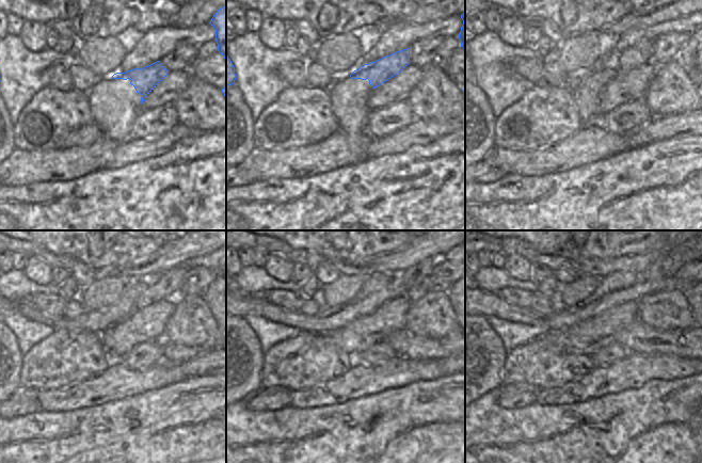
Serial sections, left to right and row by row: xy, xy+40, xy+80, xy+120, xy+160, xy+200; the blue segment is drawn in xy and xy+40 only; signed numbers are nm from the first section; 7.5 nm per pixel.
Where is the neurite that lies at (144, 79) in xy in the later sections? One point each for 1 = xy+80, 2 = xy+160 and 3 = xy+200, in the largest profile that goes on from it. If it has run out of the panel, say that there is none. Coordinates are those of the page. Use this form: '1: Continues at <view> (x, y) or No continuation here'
1: Continues at xy+80 (640, 53)
2: Continues at xy+160 (408, 283)
3: Continues at xy+200 (654, 276)

